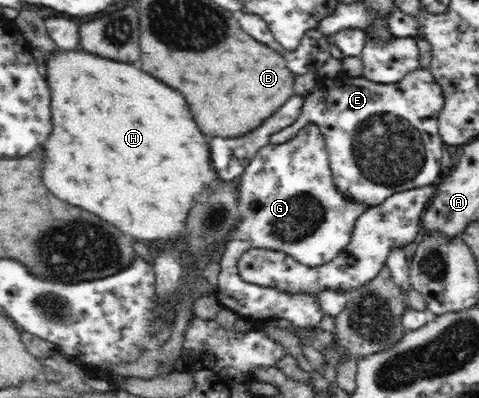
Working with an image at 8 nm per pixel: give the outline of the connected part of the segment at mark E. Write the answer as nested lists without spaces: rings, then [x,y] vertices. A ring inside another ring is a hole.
[[[421,67],[399,82],[381,84],[365,77],[322,78],[319,76],[317,86],[304,96],[299,118],[291,126],[276,131],[271,135],[271,144],[278,145],[295,138],[303,128],[316,126],[324,138],[329,154],[329,166],[332,180],[344,198],[360,204],[378,205],[392,194],[409,189],[438,184],[439,171],[449,149],[438,131],[439,114],[444,106],[443,89],[427,69]]]

